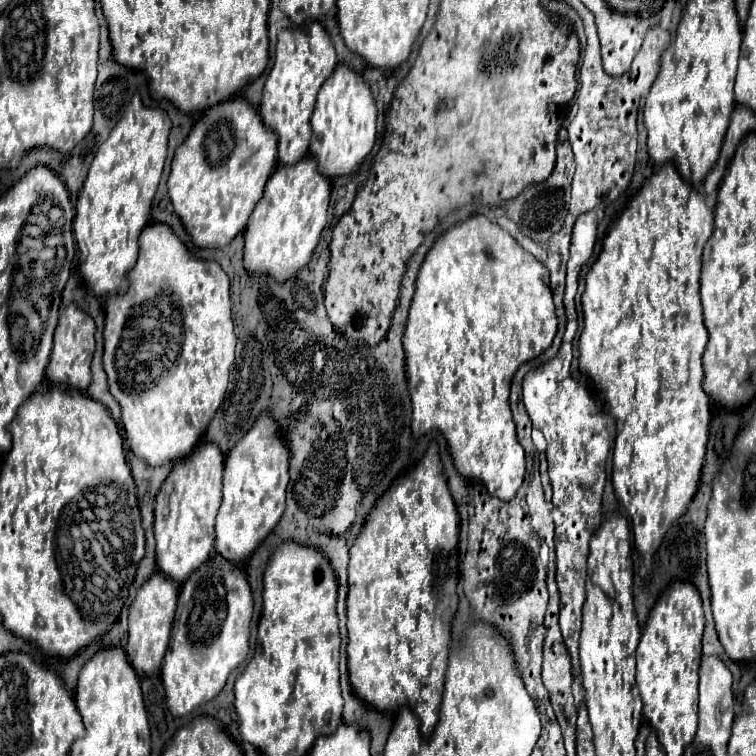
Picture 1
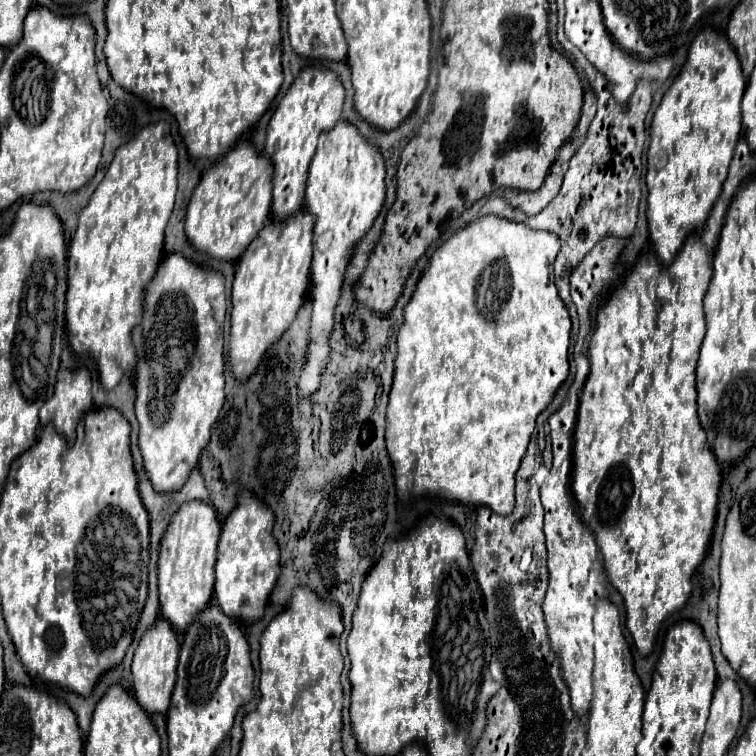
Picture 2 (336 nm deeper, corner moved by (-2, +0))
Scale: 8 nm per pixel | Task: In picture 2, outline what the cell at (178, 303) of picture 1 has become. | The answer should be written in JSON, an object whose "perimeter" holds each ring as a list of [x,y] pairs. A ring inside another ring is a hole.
{"perimeter":[[[181,254],[165,256],[159,264],[153,282],[147,288],[143,322],[133,328],[133,344],[137,348],[135,370],[135,414],[139,420],[139,448],[143,454],[143,466],[147,476],[151,474],[153,490],[159,494],[179,490],[191,470],[199,462],[201,450],[207,446],[213,422],[225,402],[225,378],[223,378],[223,322],[225,322],[225,290],[223,274],[217,270],[199,268]]]}

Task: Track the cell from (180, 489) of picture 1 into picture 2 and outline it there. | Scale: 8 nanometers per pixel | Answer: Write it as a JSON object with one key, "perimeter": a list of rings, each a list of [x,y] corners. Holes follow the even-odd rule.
{"perimeter":[[[191,500],[179,508],[163,536],[163,544],[159,548],[159,604],[161,616],[177,632],[187,630],[197,614],[211,602],[219,534],[221,524],[211,504]]]}

